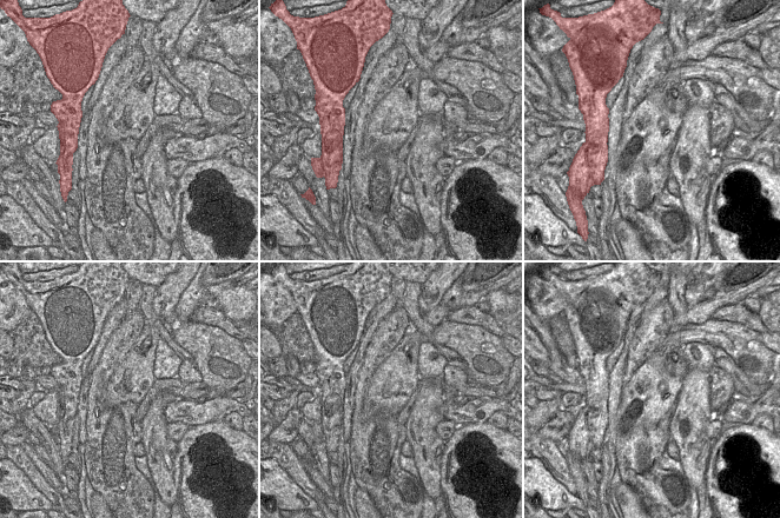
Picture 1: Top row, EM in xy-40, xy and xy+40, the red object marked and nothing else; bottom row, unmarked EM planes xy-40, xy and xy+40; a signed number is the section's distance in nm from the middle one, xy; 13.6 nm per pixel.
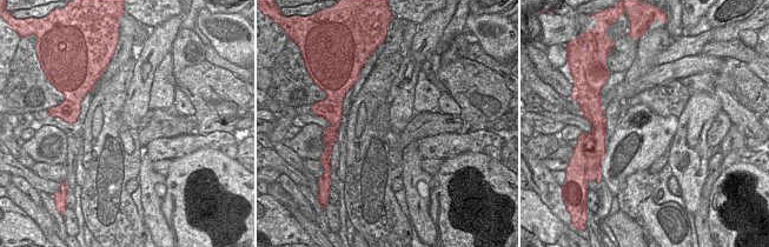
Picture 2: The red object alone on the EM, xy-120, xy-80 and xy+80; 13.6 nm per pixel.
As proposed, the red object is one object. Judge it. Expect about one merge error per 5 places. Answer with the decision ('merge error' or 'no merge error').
merge error

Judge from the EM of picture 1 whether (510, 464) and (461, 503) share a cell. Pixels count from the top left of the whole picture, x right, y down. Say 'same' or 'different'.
same

